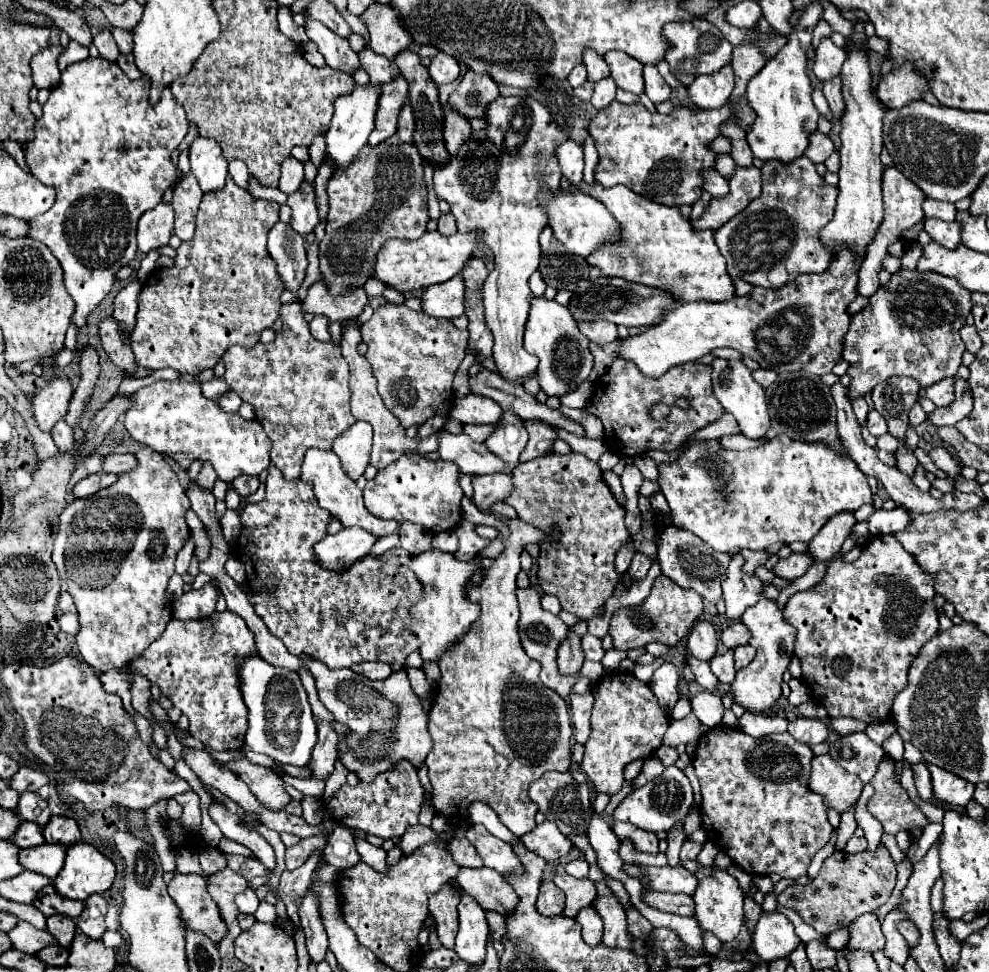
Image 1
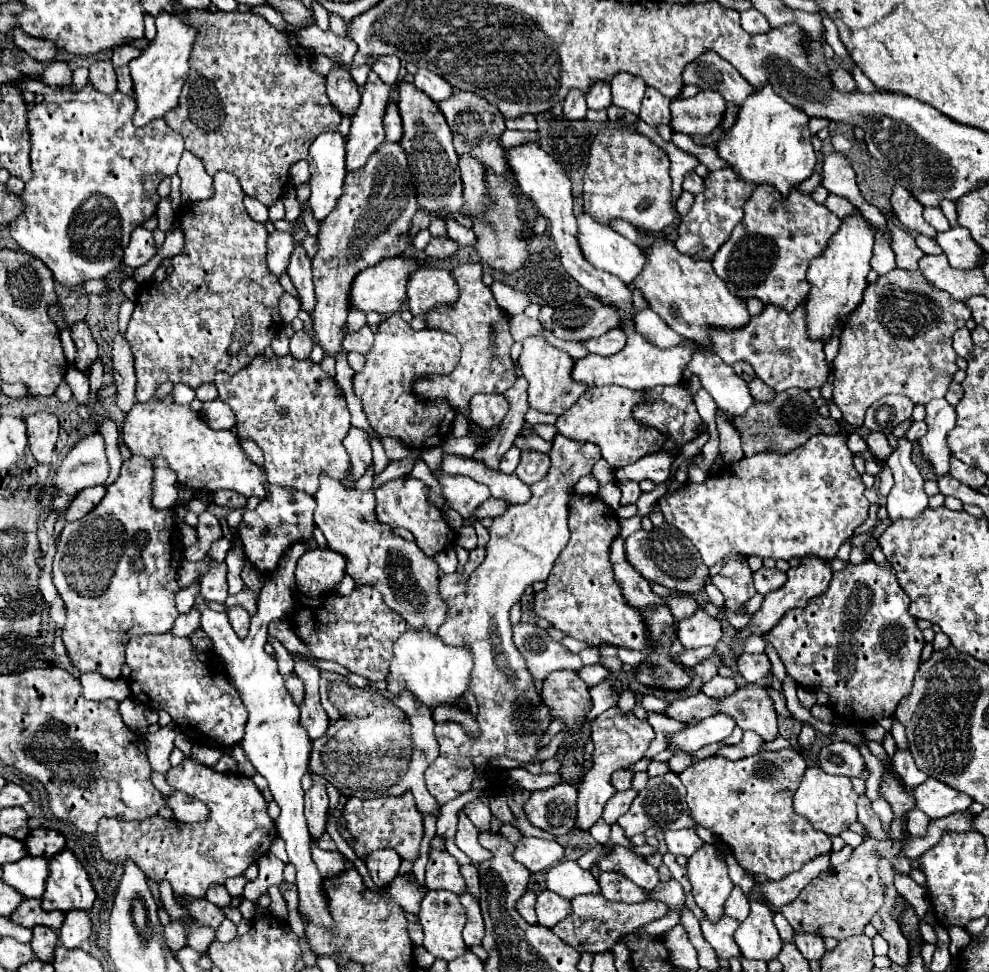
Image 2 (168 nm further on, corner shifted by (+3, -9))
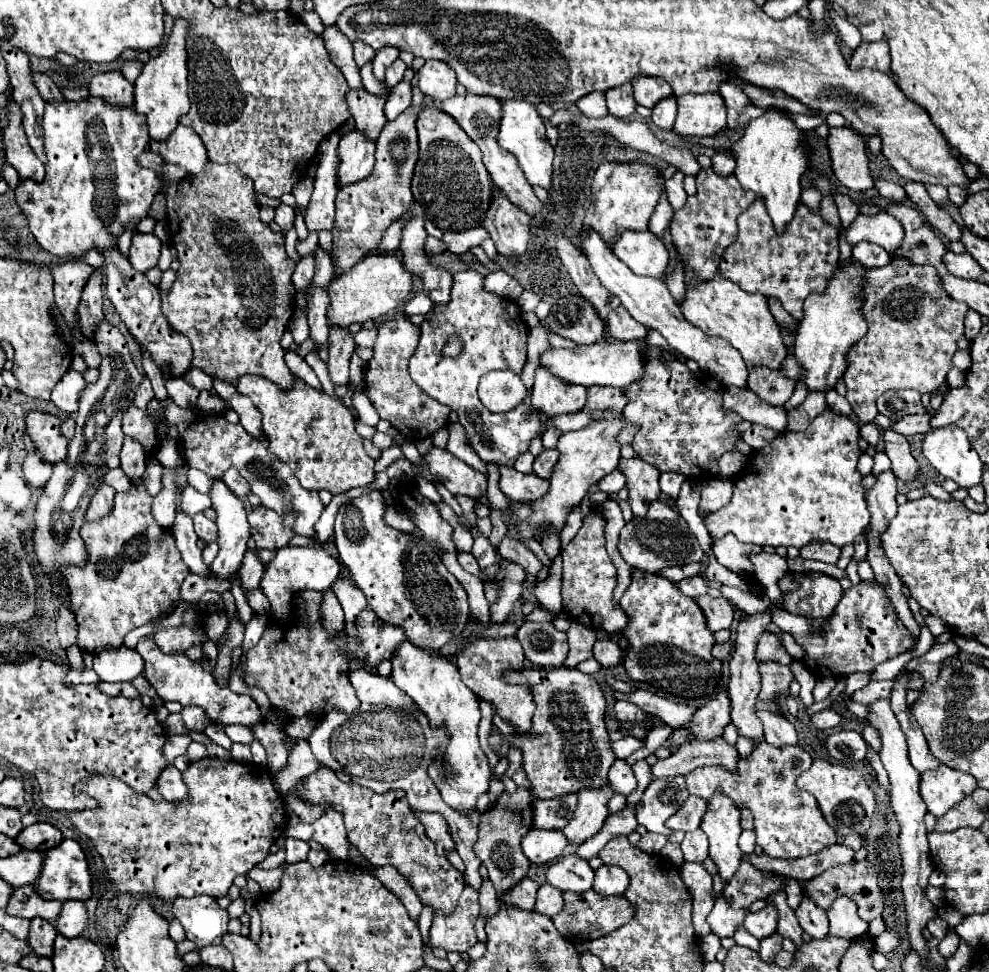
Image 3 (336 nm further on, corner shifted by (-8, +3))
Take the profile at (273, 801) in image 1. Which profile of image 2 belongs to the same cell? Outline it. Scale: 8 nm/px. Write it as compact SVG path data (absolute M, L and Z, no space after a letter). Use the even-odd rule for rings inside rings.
M186 758L180 766L168 770L166 782L170 786L184 786L186 794L204 802L210 810L208 820L200 824L184 824L164 818L148 818L144 822L128 822L120 816L104 818L94 836L104 860L116 866L124 866L126 860L132 860L148 880L168 880L174 896L190 902L206 898L212 884L224 884L226 878L244 874L246 868L258 860L260 848L262 854L268 852L276 838L276 826L268 816L268 802L252 778L240 772L214 772Z

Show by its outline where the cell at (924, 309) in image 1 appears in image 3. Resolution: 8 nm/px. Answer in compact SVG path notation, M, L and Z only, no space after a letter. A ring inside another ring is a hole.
M893 258L883 268L871 268L867 272L865 298L867 302L863 306L863 314L867 322L867 334L847 352L847 370L843 374L847 384L847 400L861 424L875 420L875 402L885 390L911 388L919 394L939 392L939 388L947 382L947 372L953 368L951 358L957 352L957 340L963 336L963 318L969 310L967 304L953 300L945 292L943 280L933 266L919 266L905 258Z

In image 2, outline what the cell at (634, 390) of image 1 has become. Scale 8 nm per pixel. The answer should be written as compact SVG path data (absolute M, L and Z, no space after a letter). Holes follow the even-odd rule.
M622 386L588 388L584 396L580 396L580 400L556 420L556 428L566 438L598 444L602 450L602 458L612 466L612 470L624 468L638 462L646 454L658 452L666 440L664 434L654 432L652 428L642 428L642 424L632 418L632 408L640 402L640 398L640 392Z

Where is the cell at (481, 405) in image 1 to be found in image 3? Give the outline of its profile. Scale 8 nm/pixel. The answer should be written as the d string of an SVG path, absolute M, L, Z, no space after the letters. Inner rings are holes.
M491 372L479 382L479 400L491 412L509 412L523 404L527 390L513 372Z

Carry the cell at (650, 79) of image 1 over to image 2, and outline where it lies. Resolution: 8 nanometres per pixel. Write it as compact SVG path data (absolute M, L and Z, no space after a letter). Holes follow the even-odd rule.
M648 88L646 96L642 100L642 110L638 116L650 126L668 124L670 122L670 108L668 106L670 106L670 100L666 96L656 92L654 88Z

